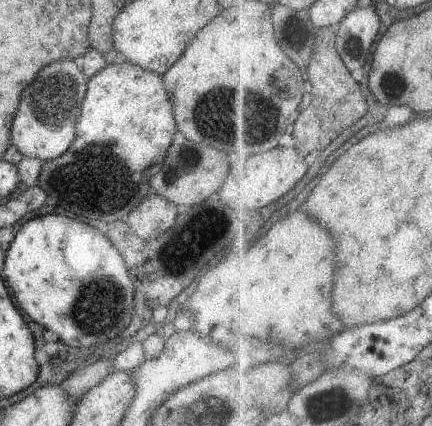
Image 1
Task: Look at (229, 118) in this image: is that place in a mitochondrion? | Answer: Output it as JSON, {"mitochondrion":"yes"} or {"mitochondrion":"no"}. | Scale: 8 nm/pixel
{"mitochondrion":"yes"}

